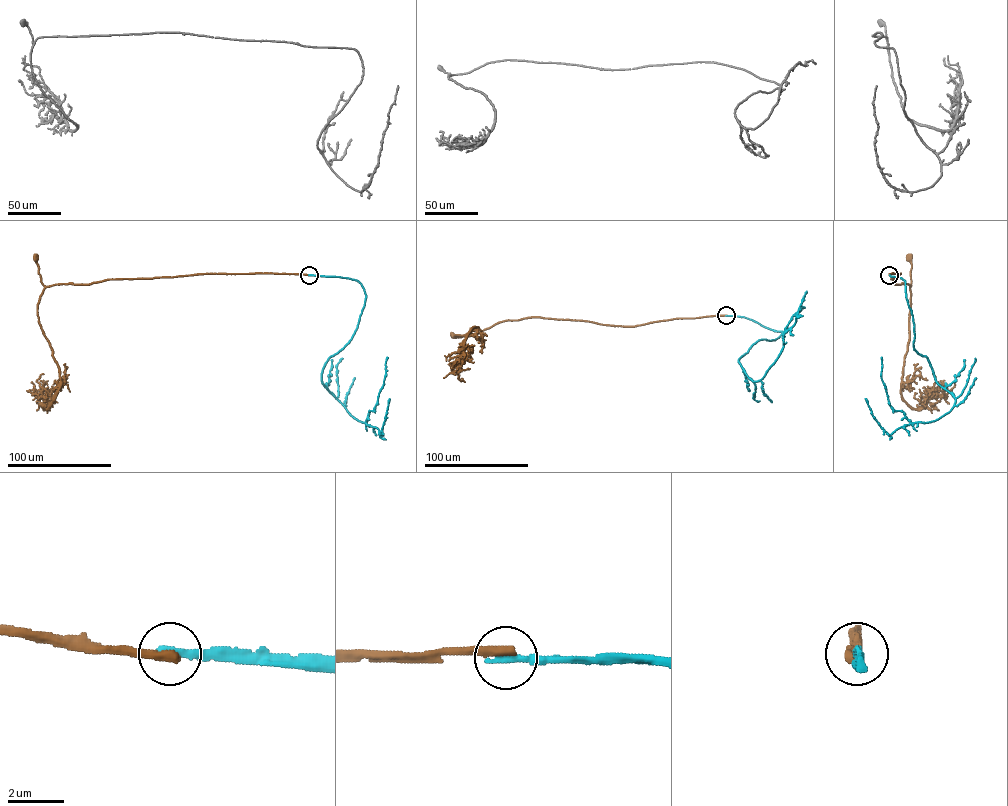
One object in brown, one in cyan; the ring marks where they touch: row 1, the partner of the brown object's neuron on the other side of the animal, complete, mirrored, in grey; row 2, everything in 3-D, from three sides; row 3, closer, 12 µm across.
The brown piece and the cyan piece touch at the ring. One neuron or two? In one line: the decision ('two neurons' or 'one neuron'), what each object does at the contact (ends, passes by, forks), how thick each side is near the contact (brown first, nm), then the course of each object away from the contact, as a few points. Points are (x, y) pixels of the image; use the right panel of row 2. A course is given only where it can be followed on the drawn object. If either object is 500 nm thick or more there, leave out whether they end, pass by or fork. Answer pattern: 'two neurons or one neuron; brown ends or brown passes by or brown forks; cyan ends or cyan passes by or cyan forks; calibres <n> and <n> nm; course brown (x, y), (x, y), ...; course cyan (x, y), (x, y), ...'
two neurons; brown ends; cyan ends; calibres 400 and 320 nm; course brown (889, 275), (900, 273), (891, 279), (894, 284), (908, 284), (910, 287), (912, 264), (909, 257); course cyan (889, 275), (905, 282), (913, 348), (954, 396), (953, 406), (935, 421), (911, 422), (889, 402), (881, 357)

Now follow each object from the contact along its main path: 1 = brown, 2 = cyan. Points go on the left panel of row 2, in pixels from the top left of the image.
1: (309, 275), (205, 273), (45, 287), (35, 257)
2: (309, 275), (349, 278), (363, 289), (355, 333), (321, 375), (358, 421), (366, 422), (377, 402), (387, 357)

